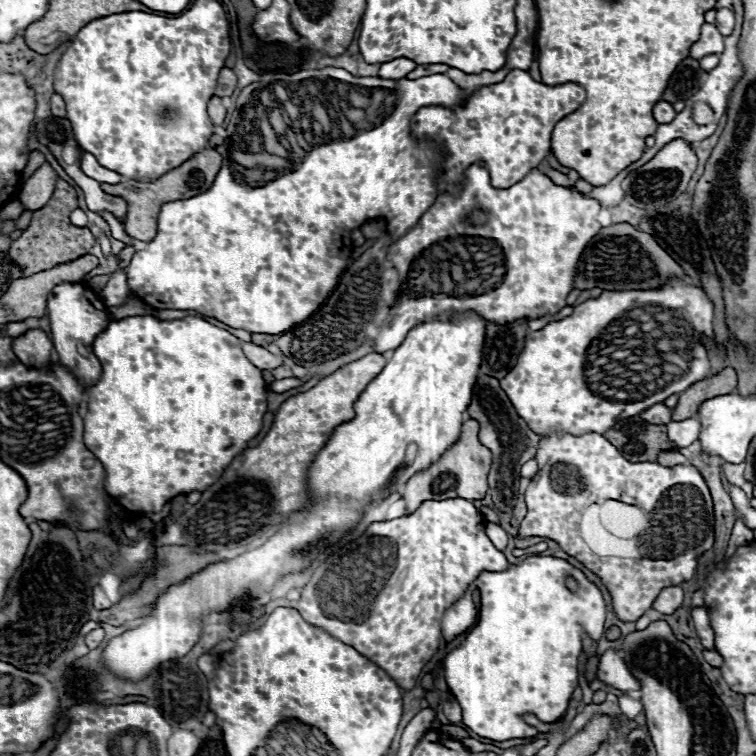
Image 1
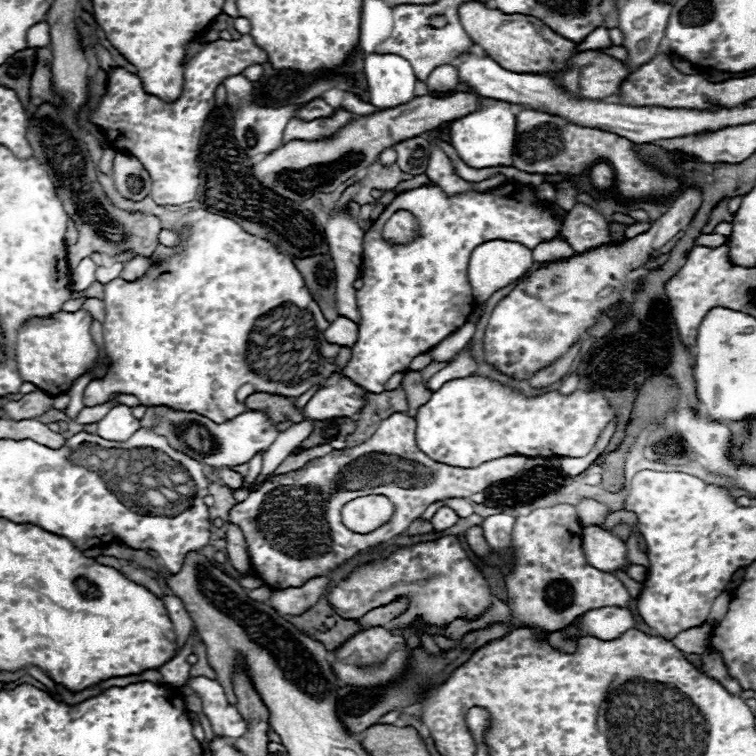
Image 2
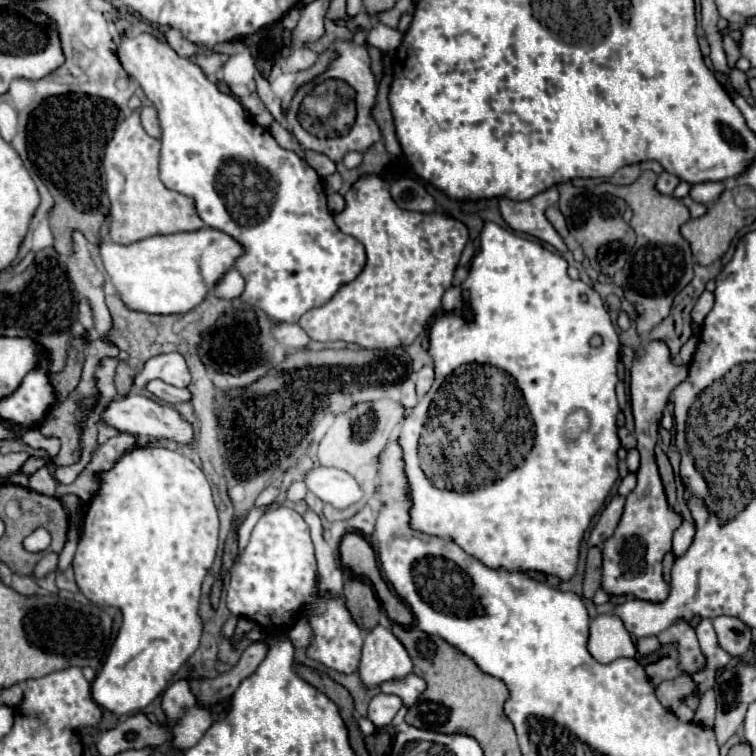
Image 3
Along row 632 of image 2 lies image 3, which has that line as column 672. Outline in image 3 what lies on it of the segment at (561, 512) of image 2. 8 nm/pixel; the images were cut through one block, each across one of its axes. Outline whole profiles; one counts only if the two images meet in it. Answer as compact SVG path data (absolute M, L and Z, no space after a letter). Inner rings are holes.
M684 520L684 522L680 524L680 528L674 532L672 552L674 552L676 556L684 554L684 552L690 548L690 544L692 544L692 540L694 540L694 534L696 534L696 528L694 528L694 524Z

